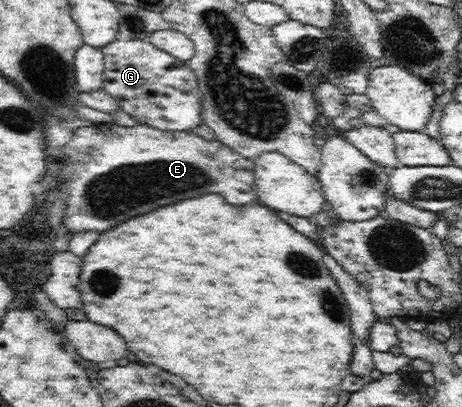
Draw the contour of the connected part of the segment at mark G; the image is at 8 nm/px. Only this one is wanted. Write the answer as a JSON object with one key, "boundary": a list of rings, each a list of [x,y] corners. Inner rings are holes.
{"boundary":[[[117,40],[102,48],[103,88],[117,101],[118,108],[137,122],[169,131],[191,131],[202,122],[201,91],[195,73],[153,43],[144,40]]]}

